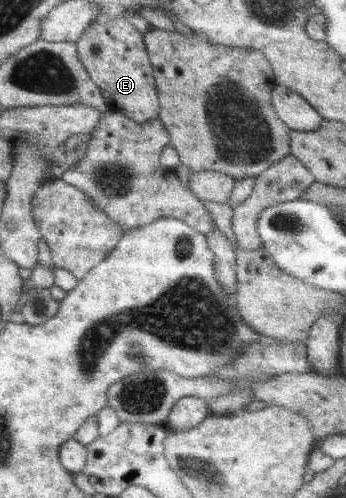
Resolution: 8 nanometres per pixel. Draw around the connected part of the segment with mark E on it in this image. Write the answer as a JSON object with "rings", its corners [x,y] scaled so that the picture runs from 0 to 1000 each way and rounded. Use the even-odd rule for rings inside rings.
{"rings":[[[361,32],[266,46],[217,86],[231,124],[327,223],[399,249],[457,239],[457,187],[413,68]]]}

